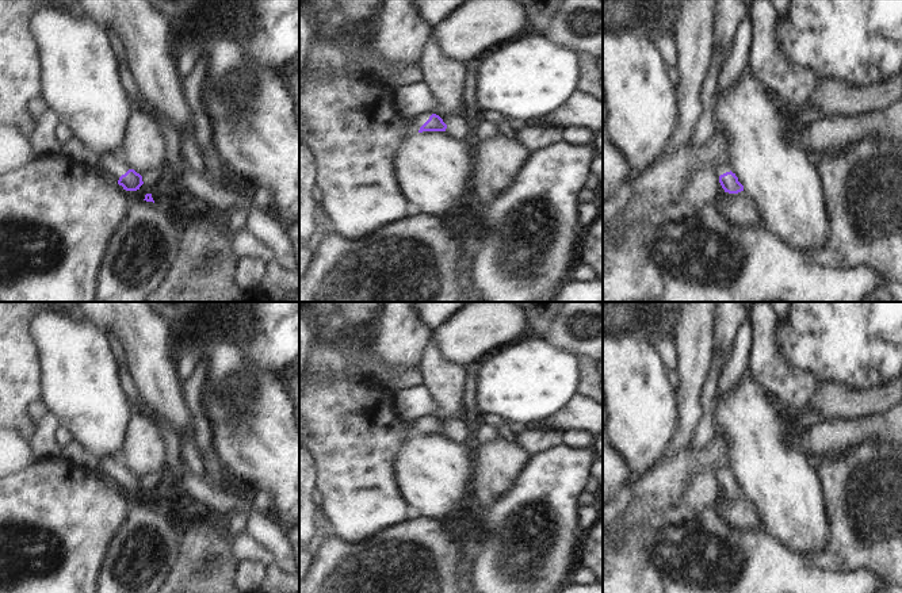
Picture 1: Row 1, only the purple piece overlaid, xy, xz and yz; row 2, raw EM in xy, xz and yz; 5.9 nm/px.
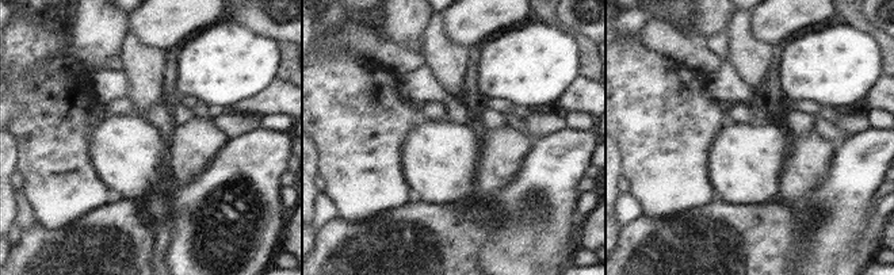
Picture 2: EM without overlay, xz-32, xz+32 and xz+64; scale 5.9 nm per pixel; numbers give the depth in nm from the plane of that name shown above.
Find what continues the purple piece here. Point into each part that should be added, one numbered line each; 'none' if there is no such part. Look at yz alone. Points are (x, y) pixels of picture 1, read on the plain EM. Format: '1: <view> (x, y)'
1: yz (721, 471).

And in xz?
1: xz (417, 425).

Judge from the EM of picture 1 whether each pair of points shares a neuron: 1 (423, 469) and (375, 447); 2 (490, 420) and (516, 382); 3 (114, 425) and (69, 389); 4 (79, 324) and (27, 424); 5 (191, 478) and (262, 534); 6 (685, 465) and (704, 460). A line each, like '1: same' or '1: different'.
1: different
2: different
3: same
4: different
5: same
6: same

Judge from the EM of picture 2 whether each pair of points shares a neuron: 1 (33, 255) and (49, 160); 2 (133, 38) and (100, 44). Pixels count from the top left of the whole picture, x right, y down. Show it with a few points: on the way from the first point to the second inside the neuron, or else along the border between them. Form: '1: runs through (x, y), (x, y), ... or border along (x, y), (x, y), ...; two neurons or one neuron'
1: border along (38, 221), (56, 230), (69, 228); two neurons
2: border along (130, 30), (123, 52), (119, 56); two neurons

